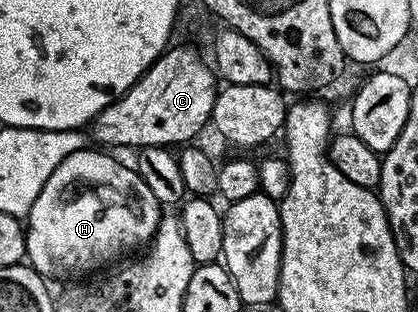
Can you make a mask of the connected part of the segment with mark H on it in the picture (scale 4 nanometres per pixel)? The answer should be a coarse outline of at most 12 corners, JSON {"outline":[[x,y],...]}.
{"outline":[[95,149],[52,172],[25,221],[51,281],[143,247],[160,205]]}

